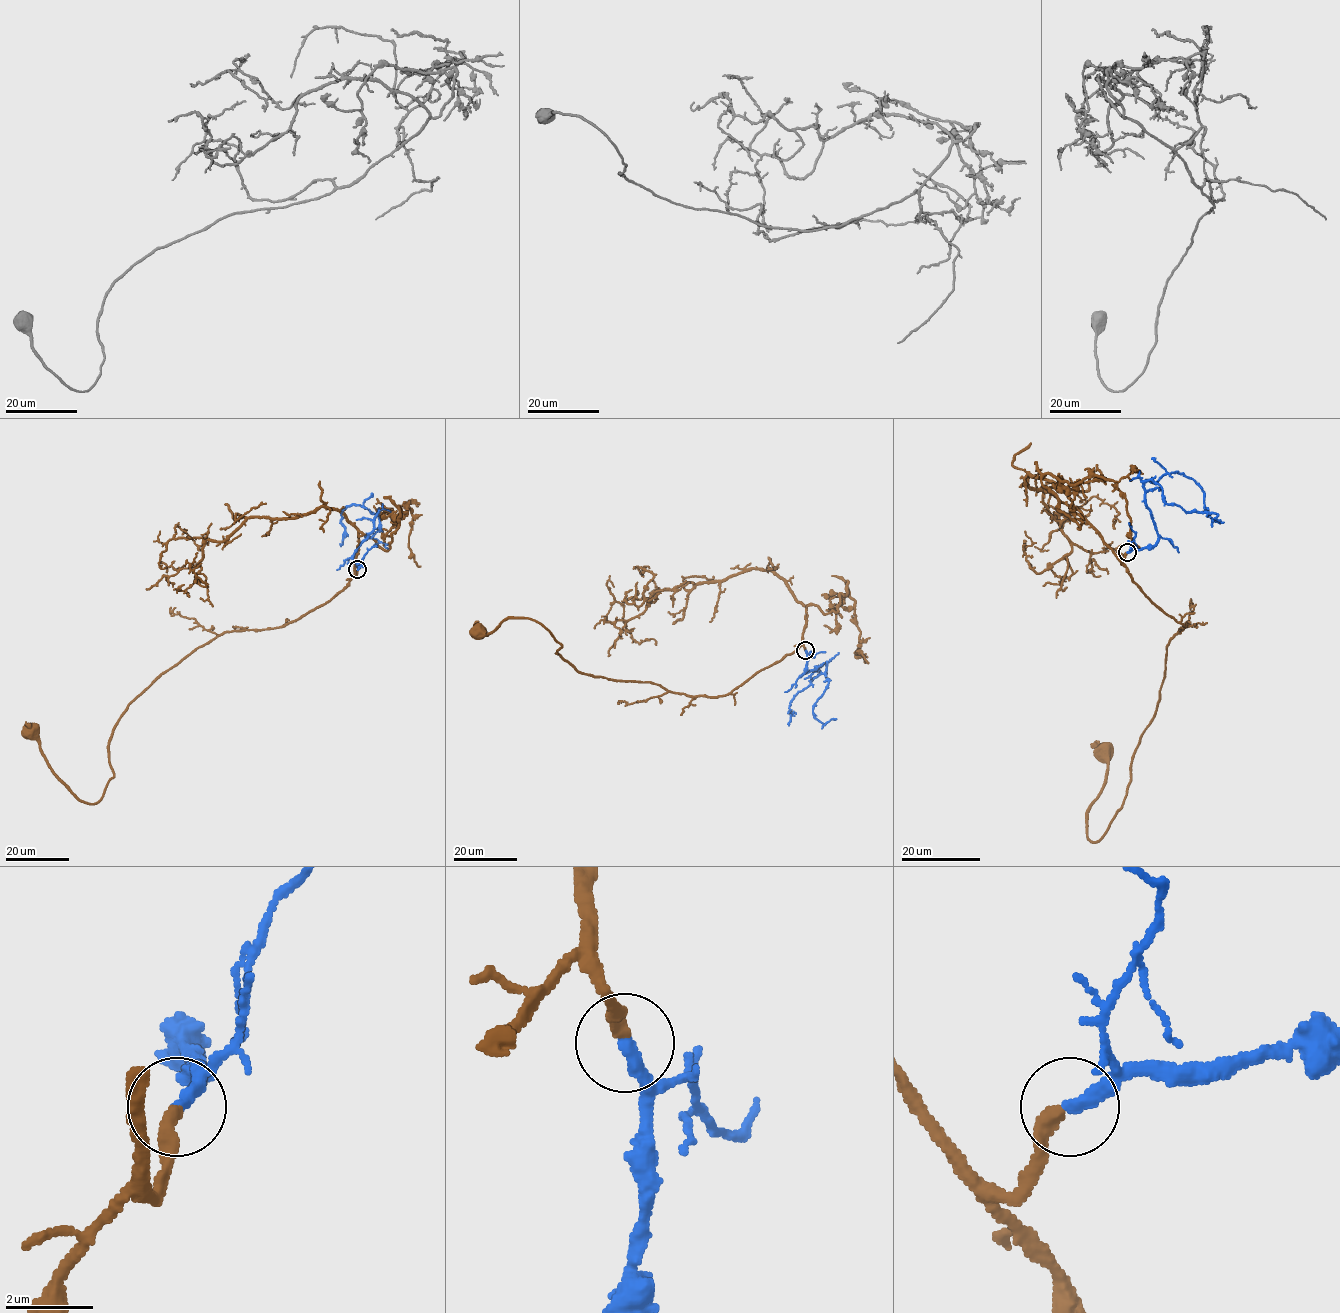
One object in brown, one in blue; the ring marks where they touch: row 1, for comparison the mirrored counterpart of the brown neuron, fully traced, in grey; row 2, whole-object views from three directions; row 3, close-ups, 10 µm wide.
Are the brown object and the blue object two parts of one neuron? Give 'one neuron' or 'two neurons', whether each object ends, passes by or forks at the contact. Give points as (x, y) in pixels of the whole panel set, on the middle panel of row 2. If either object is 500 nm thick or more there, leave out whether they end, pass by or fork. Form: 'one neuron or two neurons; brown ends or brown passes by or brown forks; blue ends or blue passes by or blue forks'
one neuron; brown ends; blue ends

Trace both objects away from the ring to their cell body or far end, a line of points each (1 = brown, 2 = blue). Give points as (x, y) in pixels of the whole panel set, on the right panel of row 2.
1: (1126, 552), (1131, 579), (1184, 627), (1167, 646), (1122, 806), (1092, 841), (1087, 810), (1106, 750)
2: (1127, 552), (1151, 548), (1158, 538), (1143, 485), (1170, 473), (1195, 482), (1207, 513), (1220, 523)

